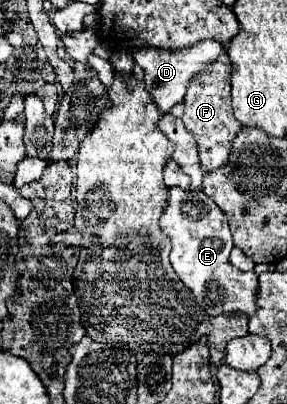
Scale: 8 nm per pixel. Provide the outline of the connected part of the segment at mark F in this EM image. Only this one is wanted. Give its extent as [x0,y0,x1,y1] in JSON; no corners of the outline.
[184,52,242,172]

